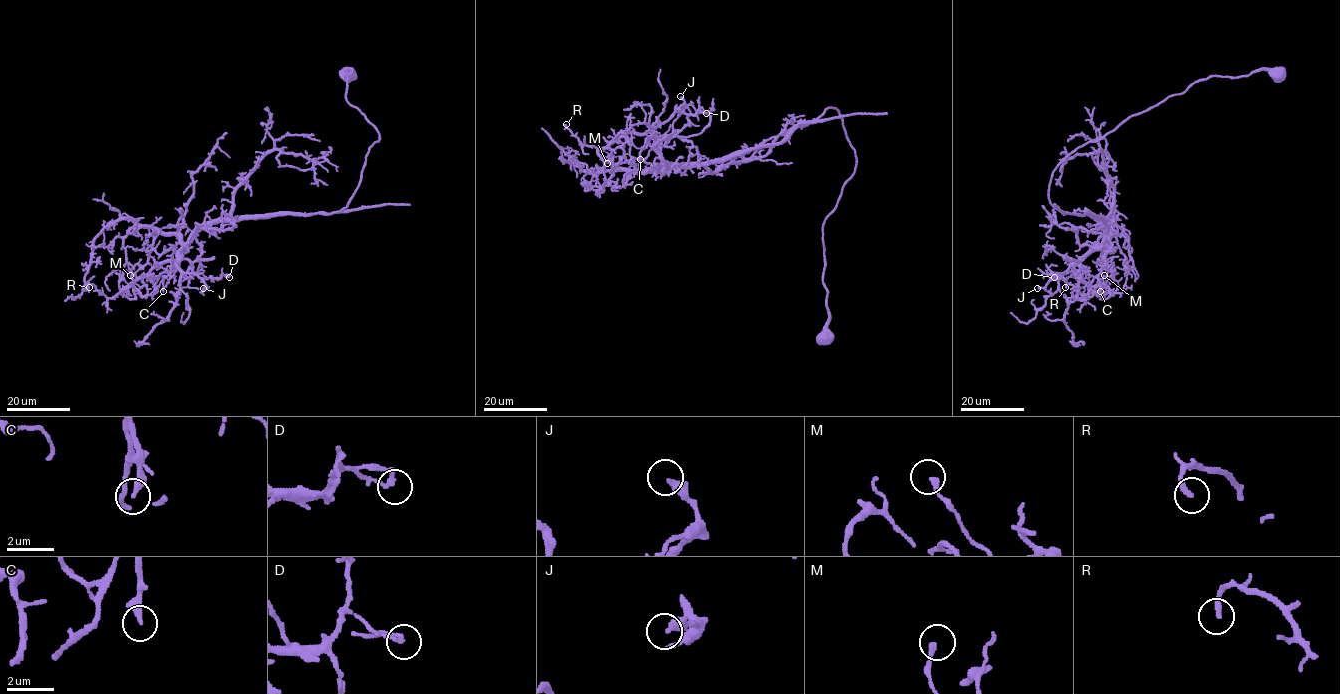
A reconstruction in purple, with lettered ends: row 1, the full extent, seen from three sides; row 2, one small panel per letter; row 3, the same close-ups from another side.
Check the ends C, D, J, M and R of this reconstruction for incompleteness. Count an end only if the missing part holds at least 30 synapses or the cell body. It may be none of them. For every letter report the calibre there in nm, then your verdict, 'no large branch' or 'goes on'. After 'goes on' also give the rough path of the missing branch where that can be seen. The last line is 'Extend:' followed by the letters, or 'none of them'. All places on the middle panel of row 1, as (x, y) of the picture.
C: 260 nm | no large branch
D: 220 nm | no large branch
J: 400 nm | no large branch
M: 240 nm | no large branch
R: 240 nm | no large branch
Extend: none of them

